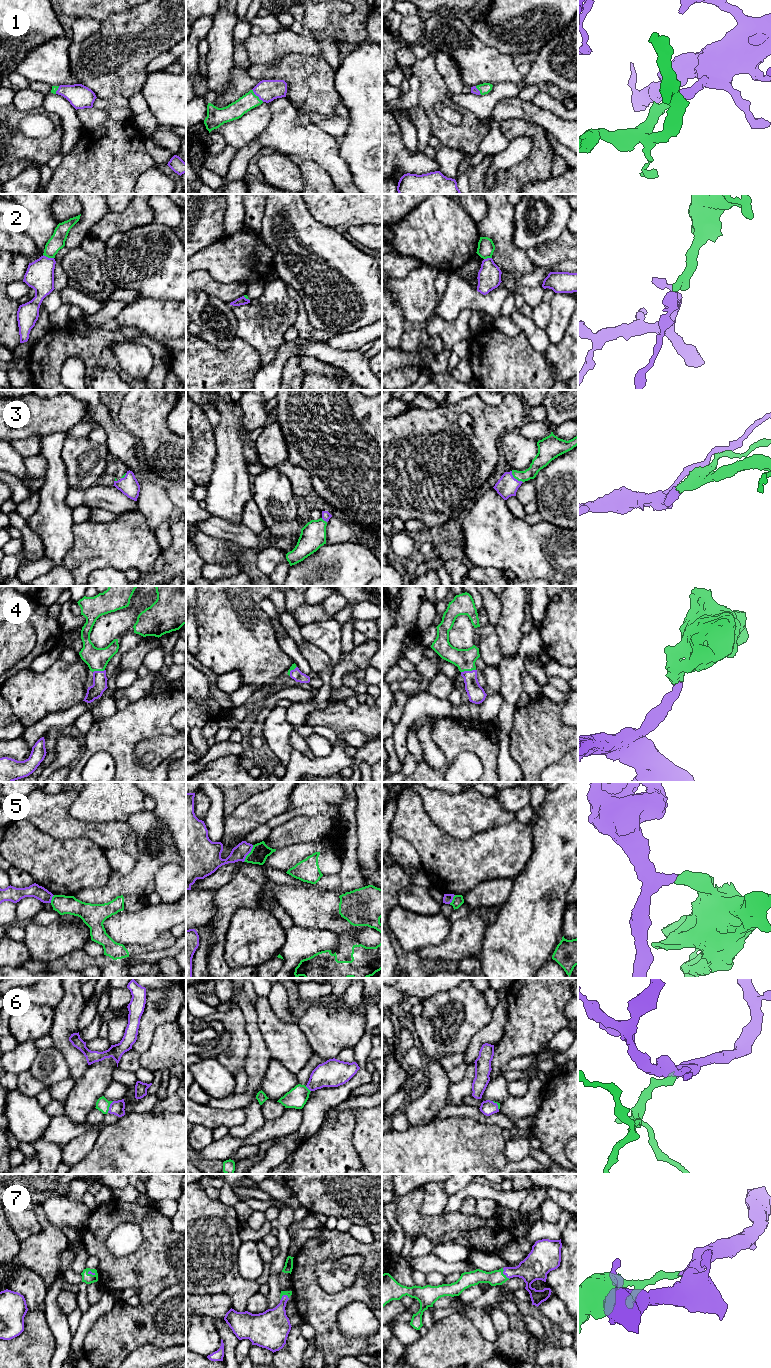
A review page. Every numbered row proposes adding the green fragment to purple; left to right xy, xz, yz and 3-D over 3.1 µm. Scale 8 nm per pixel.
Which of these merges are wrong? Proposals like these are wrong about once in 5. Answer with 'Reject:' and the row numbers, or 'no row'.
Reject: 2, 5

